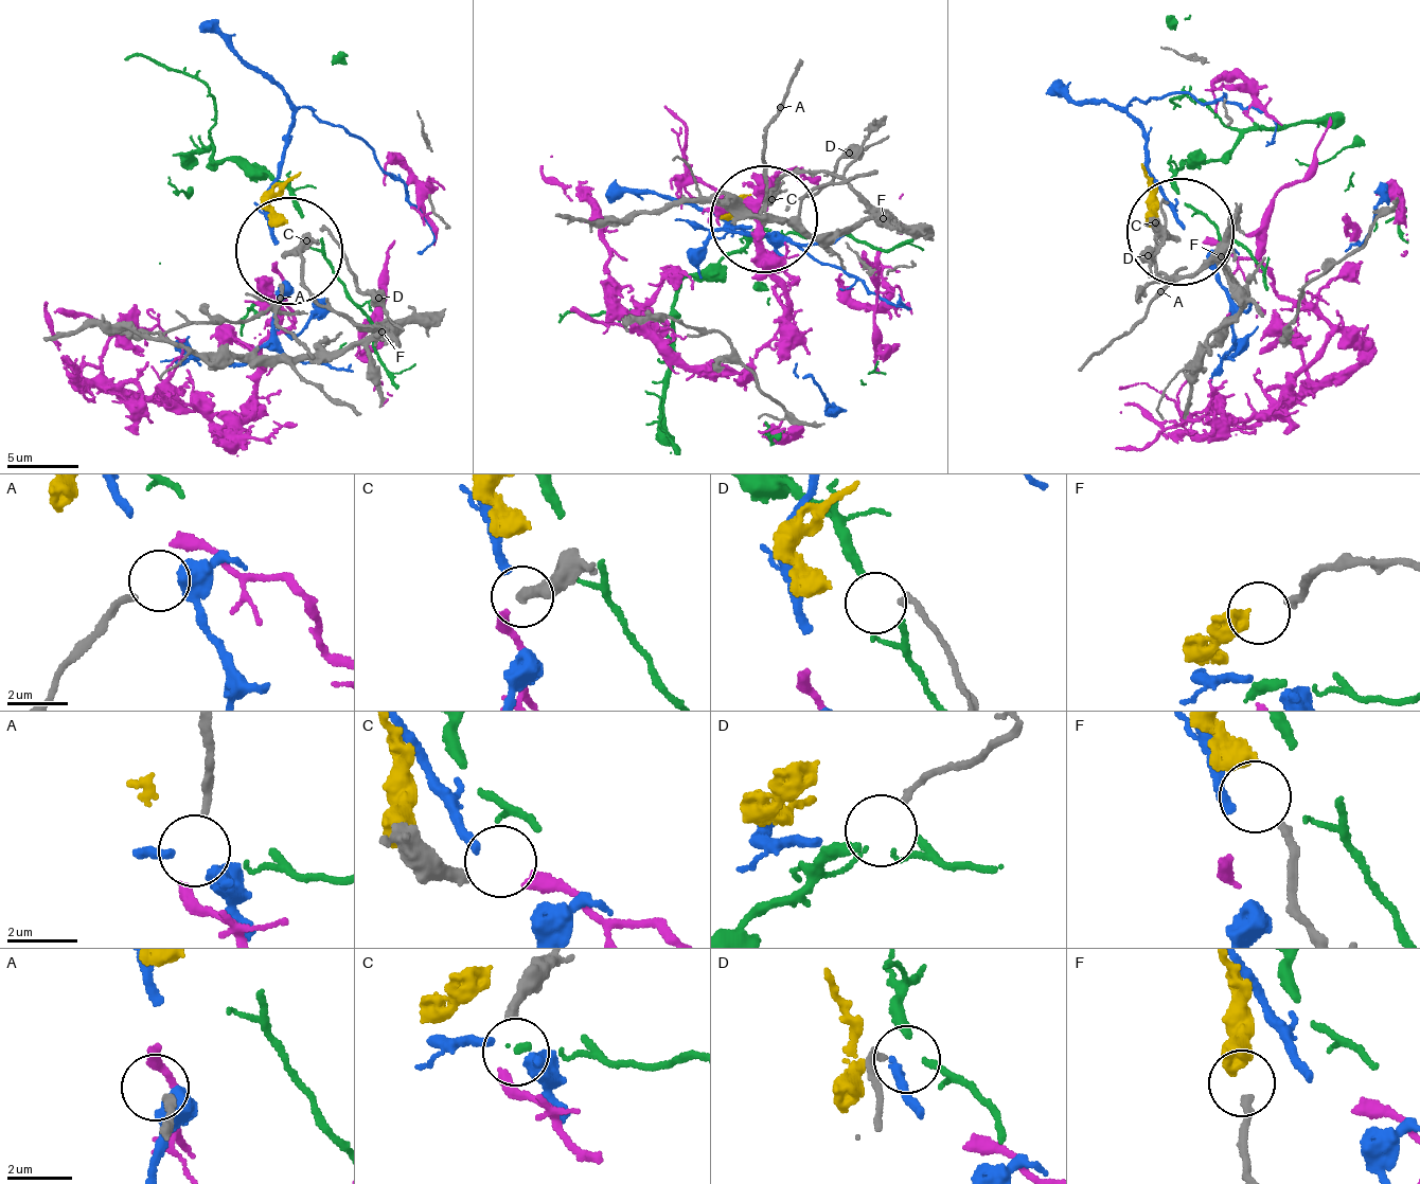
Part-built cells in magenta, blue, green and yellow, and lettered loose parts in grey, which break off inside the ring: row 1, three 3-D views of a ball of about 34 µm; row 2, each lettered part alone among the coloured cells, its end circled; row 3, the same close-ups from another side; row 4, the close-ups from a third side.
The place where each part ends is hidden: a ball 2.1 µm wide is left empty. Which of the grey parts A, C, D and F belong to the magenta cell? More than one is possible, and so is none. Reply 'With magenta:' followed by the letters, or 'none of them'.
With magenta: C

